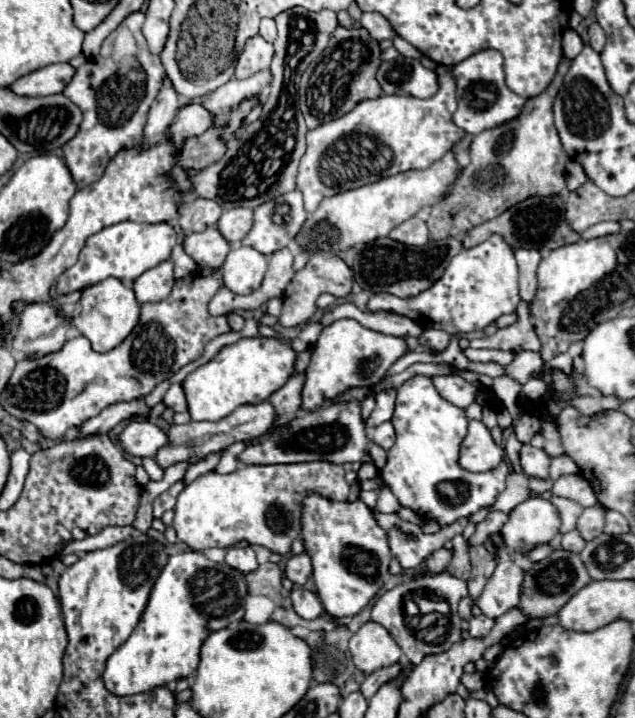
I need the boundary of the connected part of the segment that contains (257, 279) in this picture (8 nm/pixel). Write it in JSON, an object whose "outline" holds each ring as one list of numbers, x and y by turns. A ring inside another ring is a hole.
{"outline":[[237,245,229,251,225,263,221,265,223,283,227,289,239,295,247,295,257,289,267,271,267,257,253,247]]}

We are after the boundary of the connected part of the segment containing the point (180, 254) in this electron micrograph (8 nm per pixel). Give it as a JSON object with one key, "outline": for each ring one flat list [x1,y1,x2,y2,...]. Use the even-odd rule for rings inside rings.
{"outline":[[177,245,171,253,171,261,175,265,175,279,183,279,187,275,193,275,197,271,197,265,193,263,193,259,189,259,189,255,185,255,183,247]]}

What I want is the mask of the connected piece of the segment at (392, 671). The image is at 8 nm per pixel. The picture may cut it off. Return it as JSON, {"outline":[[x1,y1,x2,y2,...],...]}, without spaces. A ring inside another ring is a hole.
{"outline":[[395,663,395,665,389,667,389,669,379,669,379,671,371,673,371,675,367,675,365,681,361,683,361,693,363,693,363,697,365,697,365,699,371,699,371,697,377,693,377,689,379,689,383,683,387,683,389,679,397,677,403,667,411,667,411,663,405,663,405,665,403,665,403,663]]}

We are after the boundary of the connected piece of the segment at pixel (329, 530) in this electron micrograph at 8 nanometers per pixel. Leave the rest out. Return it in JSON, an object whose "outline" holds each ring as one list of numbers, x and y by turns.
{"outline":[[305,493,301,501,301,539,305,553,313,561,313,579,317,585,317,595,325,611,337,619,357,615,365,605,369,605,377,593,383,589,385,579,389,577,389,537,379,527,375,513,363,501,331,501,319,493]]}

